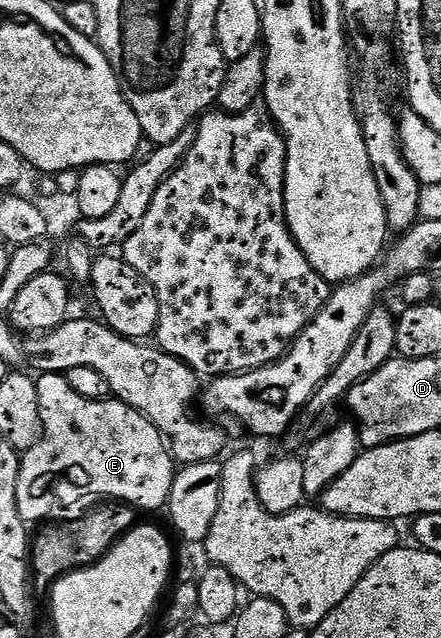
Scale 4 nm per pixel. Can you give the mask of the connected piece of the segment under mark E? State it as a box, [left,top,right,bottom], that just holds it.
[16,374,176,523]

